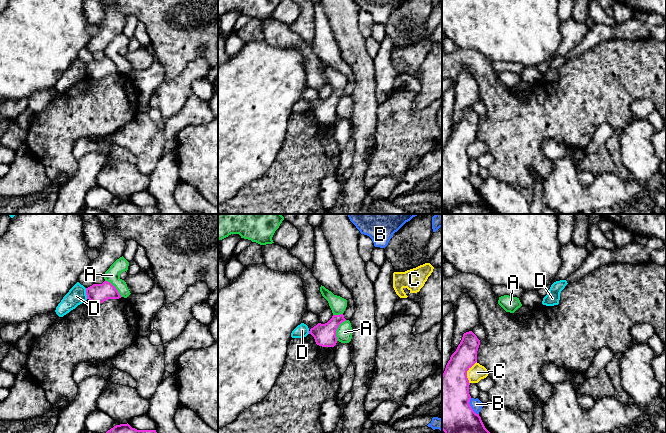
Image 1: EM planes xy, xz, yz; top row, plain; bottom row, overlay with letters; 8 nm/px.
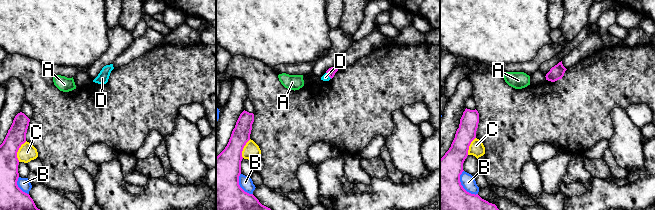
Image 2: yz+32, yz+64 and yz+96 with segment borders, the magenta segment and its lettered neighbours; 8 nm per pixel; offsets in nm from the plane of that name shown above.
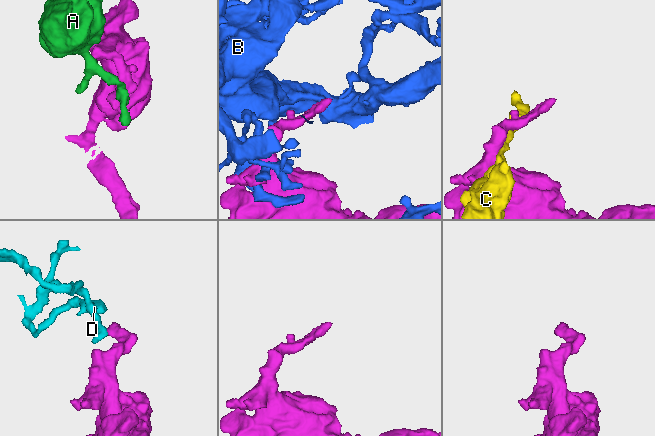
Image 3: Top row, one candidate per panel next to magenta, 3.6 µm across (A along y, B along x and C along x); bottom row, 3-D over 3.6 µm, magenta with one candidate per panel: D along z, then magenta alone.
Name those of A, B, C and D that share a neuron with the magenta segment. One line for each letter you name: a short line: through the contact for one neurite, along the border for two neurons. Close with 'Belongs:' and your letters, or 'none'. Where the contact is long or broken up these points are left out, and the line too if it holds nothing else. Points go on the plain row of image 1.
Belongs: none

